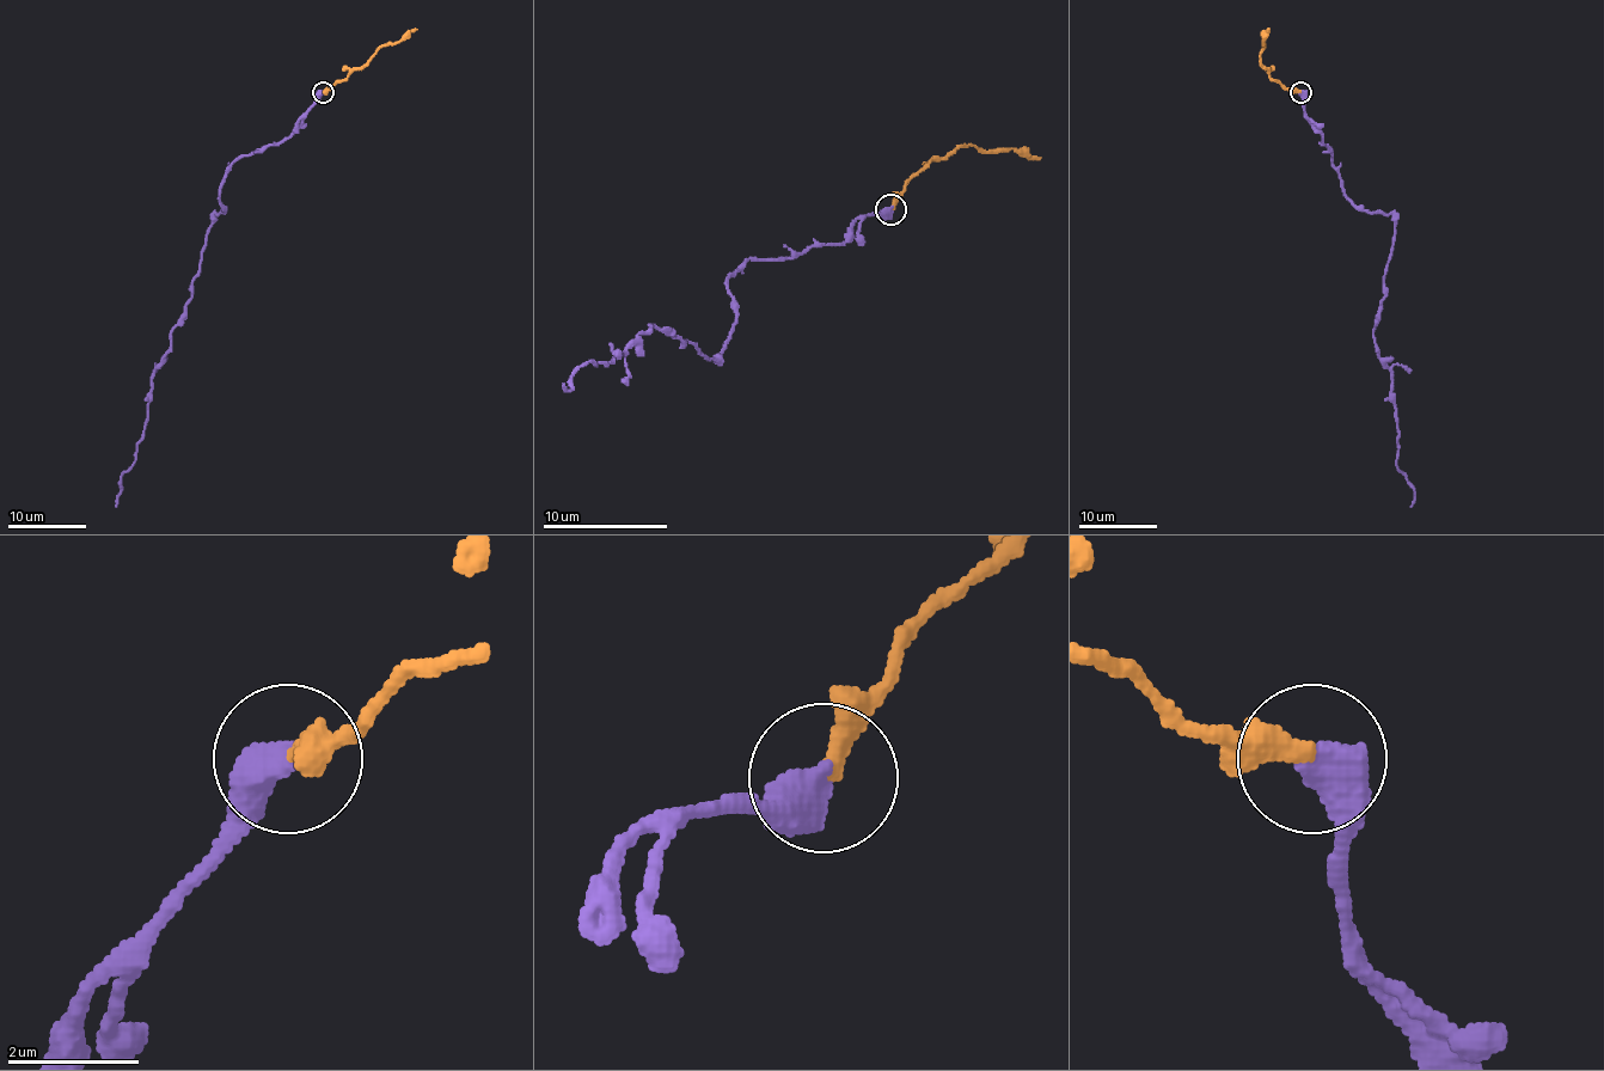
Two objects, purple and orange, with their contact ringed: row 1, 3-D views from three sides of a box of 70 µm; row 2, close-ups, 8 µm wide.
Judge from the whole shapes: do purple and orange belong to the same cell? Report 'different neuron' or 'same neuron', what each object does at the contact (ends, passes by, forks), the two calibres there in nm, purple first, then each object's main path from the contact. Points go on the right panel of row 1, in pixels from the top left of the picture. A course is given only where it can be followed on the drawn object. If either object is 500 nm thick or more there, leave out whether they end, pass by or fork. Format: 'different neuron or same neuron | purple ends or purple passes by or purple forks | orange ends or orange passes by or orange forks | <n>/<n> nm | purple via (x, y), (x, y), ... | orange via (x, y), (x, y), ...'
different neuron | 600/320 nm | purple via (1299, 91), (1345, 196), (1391, 215), (1372, 337), (1390, 371), (1396, 463), (1414, 490), (1409, 506) | orange via (1299, 91), (1286, 90), (1260, 62), (1268, 29)

